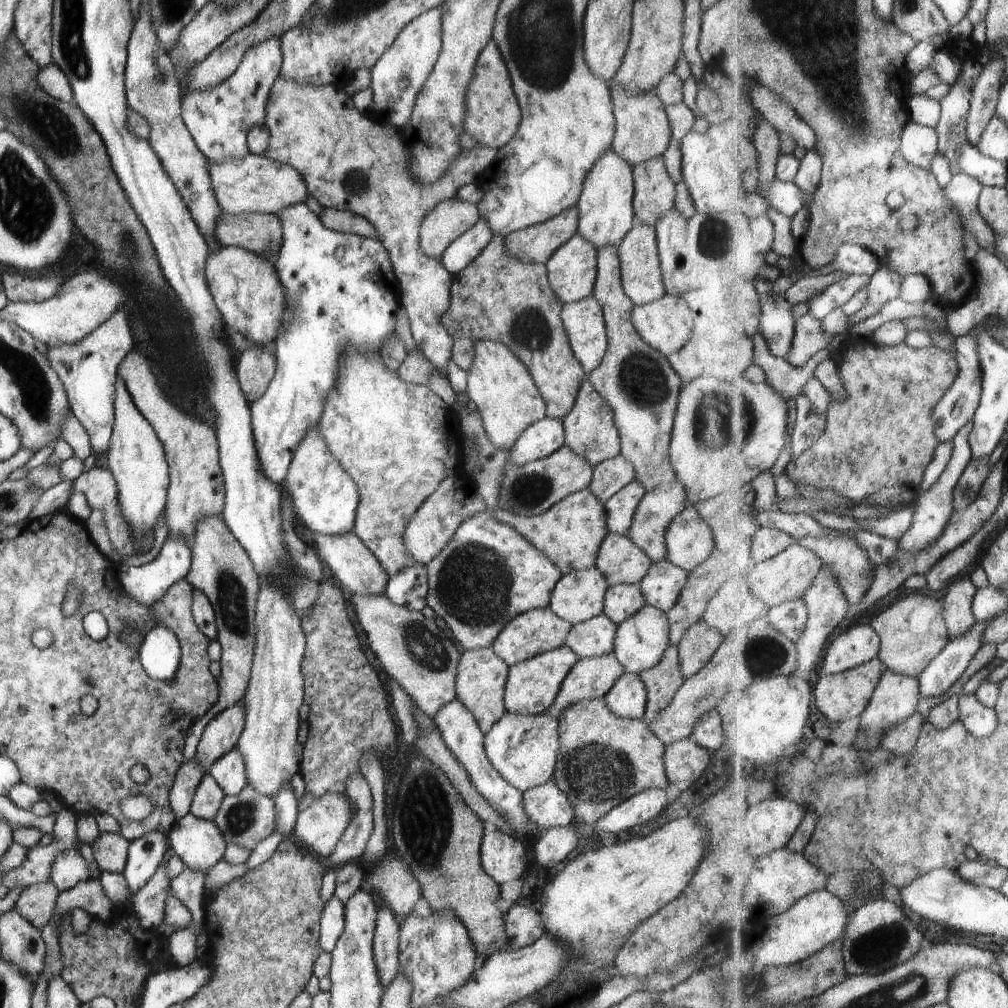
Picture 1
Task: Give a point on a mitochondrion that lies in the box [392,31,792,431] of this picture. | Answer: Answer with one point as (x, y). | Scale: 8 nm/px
(642, 379)

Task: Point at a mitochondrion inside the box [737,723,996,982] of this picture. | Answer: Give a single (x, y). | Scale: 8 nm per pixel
(879, 946)

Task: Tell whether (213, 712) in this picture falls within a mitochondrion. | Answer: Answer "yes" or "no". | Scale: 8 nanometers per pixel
no

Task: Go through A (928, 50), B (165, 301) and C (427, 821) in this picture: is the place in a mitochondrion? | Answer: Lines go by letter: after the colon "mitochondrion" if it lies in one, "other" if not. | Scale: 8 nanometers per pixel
A: other
B: mitochondrion
C: mitochondrion

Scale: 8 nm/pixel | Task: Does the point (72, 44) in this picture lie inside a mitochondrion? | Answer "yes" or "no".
yes

